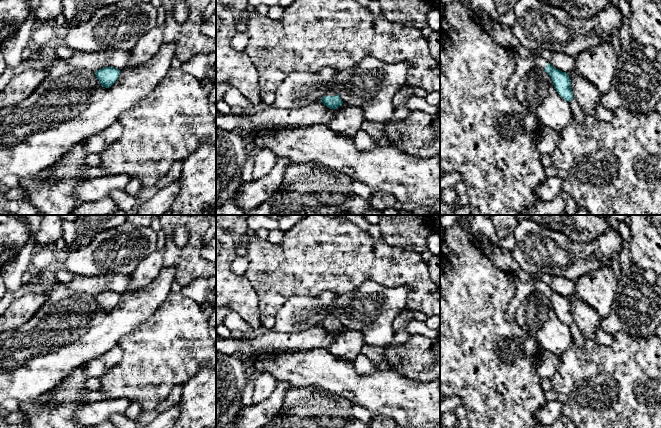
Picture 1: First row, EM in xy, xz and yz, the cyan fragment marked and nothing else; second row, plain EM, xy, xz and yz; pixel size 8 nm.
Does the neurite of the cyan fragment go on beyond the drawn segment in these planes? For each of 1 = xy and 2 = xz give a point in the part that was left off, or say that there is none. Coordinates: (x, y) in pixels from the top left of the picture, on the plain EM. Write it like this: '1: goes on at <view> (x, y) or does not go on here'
1: does not go on here
2: goes on at xz (329, 317)

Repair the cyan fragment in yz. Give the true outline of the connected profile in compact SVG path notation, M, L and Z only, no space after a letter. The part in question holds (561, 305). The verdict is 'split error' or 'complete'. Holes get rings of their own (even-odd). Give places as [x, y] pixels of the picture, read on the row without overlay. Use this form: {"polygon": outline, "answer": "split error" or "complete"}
{"polygon": "M536 274L534 287L535 291L542 293L549 298L556 315L564 324L570 326L574 322L568 297L554 292L545 282L539 279Z", "answer": "split error"}

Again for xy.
{"polygon": "M104 291L95 296L100 308L105 311L111 311L120 299L120 294L114 291Z", "answer": "complete"}

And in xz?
{"polygon": "M329 314L323 320L321 326L330 333L337 333L343 328L340 320L333 314Z", "answer": "split error"}

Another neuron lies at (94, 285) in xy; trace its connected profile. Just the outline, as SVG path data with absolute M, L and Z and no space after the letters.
M107 274L102 276L79 276L68 284L74 291L96 296L104 291L124 292L132 279L131 274Z

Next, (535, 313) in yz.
M535 291L518 306L515 321L546 351L561 356L573 342L571 330L556 315L547 296Z

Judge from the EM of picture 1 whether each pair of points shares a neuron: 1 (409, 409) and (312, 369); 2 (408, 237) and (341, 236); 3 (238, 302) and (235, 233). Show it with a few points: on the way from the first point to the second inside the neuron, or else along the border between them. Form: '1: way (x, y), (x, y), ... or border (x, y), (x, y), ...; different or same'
1: way (385, 392), (356, 389), (336, 376); same
2: border (381, 237), (389, 244), (402, 248); different
3: way (226, 285), (226, 250); same

